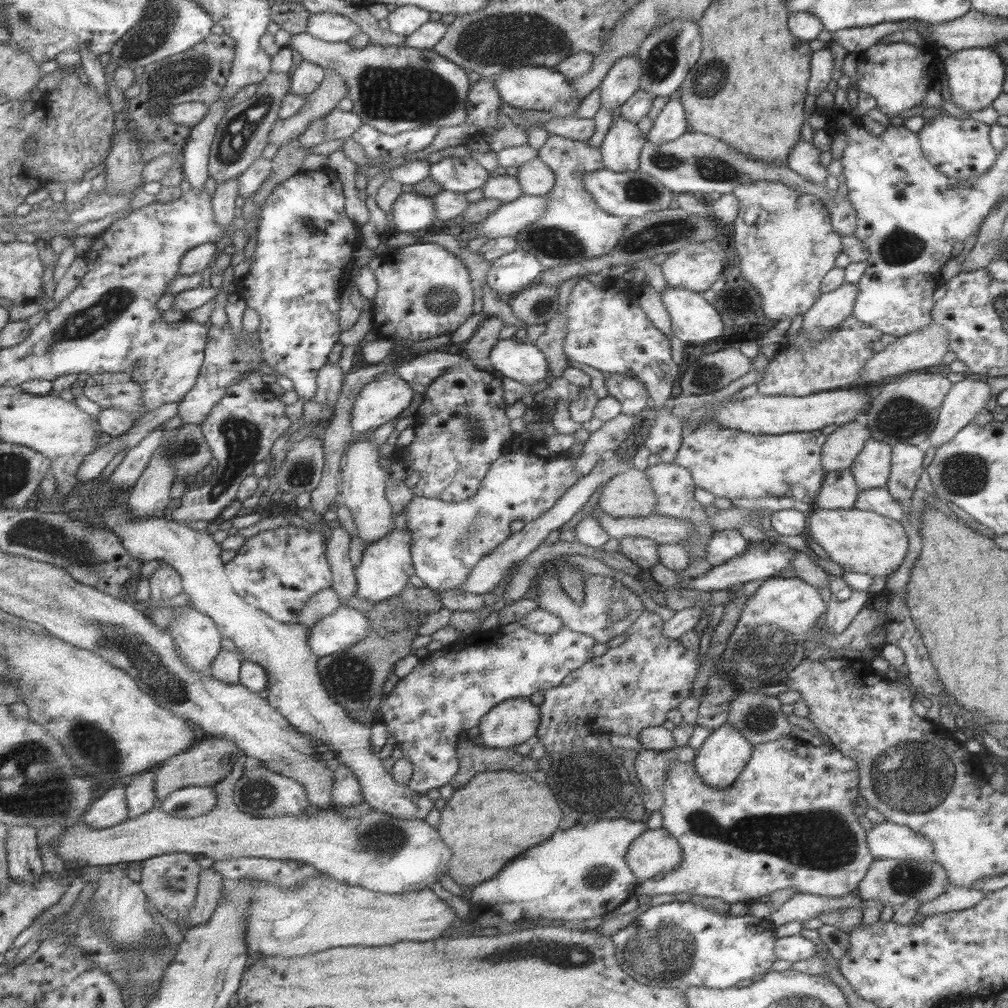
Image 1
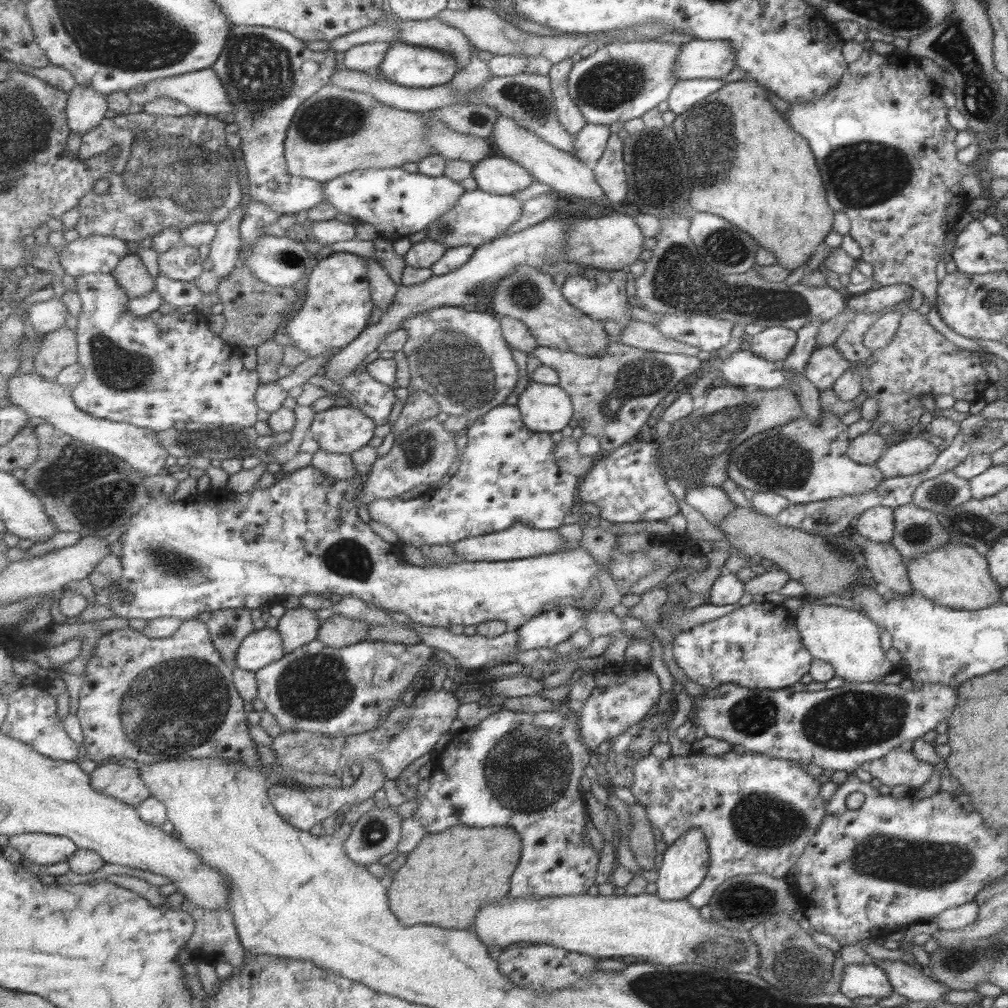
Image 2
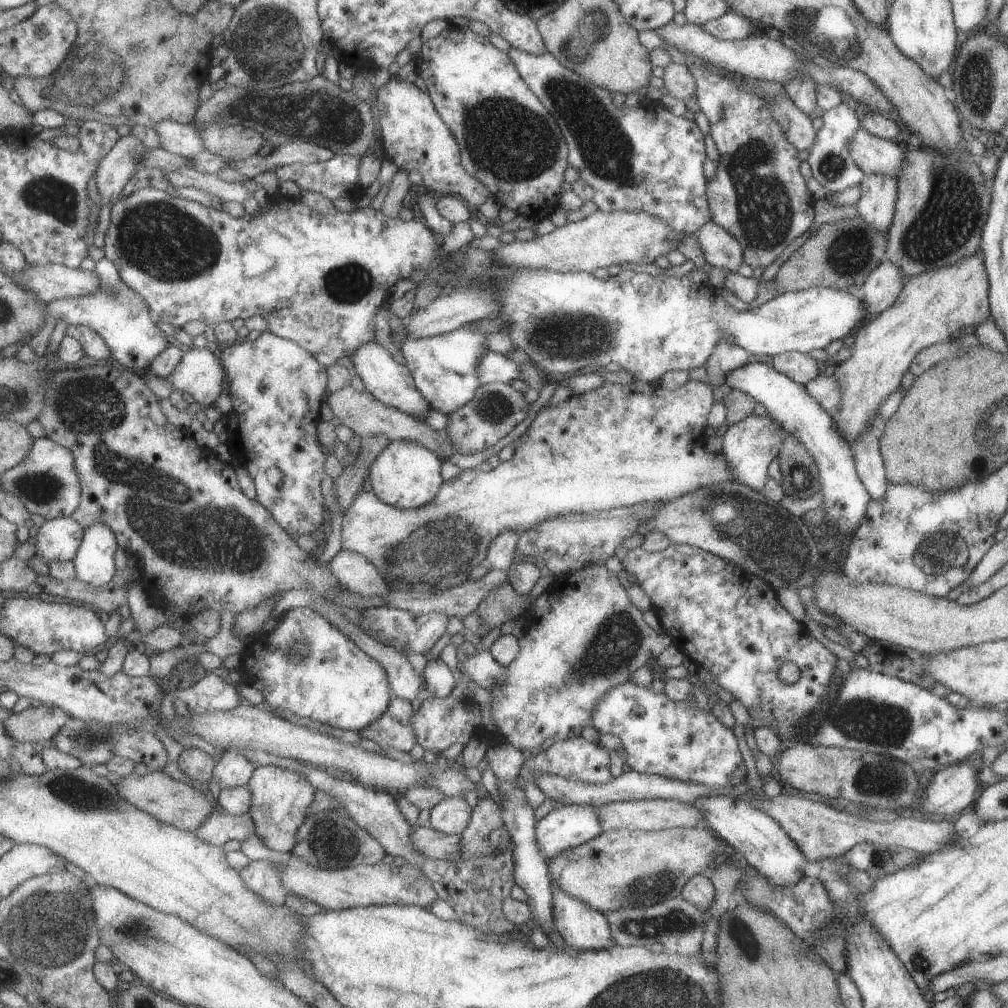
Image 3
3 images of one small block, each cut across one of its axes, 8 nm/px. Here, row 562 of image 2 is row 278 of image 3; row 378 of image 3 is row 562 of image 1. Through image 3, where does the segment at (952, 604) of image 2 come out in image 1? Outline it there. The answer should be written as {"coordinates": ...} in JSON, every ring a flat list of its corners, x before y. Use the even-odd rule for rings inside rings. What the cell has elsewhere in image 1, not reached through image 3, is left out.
{"coordinates":[[814,507,809,513,808,535,825,550,830,560,845,572,887,576,903,562,907,552,907,534,899,521,875,512,856,508,826,509]]}

